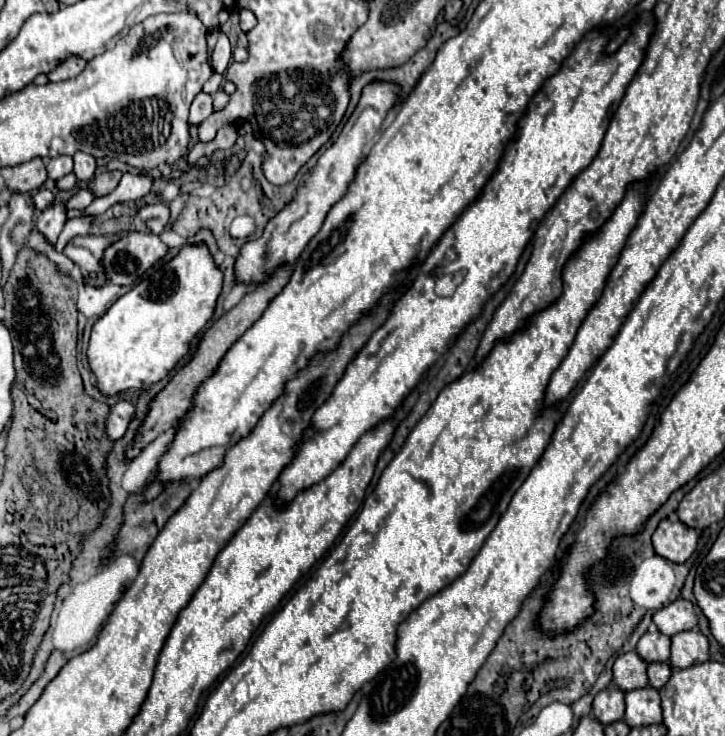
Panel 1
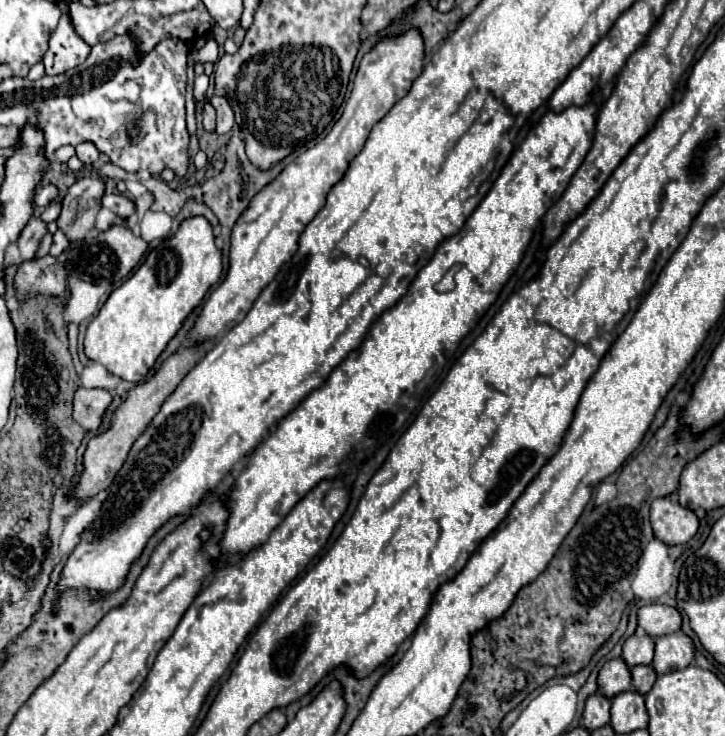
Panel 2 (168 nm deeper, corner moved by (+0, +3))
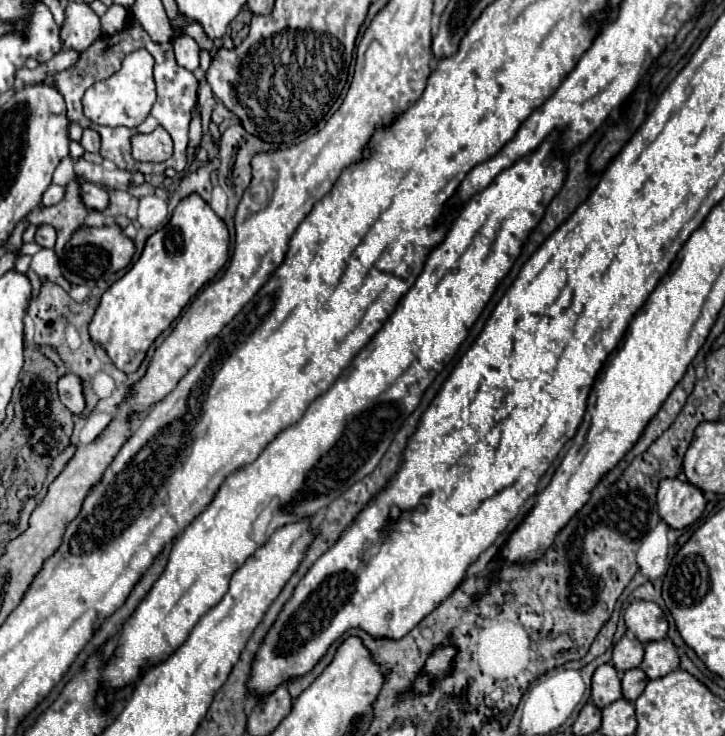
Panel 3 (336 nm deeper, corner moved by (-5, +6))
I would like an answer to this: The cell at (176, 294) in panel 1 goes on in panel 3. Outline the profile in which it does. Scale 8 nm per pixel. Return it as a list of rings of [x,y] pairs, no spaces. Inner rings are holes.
[[[190,195],[180,201],[170,223],[146,241],[140,259],[102,295],[90,323],[90,339],[108,353],[122,373],[138,371],[150,345],[224,267],[228,261],[228,243],[230,239],[224,221],[202,197]]]

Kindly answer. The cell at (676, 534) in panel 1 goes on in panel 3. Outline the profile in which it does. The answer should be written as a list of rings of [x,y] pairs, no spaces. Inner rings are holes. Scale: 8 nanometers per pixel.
[[[662,479],[658,487],[658,515],[672,529],[686,529],[696,523],[706,507],[702,491],[680,479]]]

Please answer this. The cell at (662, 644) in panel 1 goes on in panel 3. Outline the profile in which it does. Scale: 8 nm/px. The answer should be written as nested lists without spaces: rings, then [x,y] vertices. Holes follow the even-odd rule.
[[[624,635],[616,645],[612,653],[612,663],[618,671],[628,671],[634,667],[640,667],[644,659],[644,645],[636,637]]]

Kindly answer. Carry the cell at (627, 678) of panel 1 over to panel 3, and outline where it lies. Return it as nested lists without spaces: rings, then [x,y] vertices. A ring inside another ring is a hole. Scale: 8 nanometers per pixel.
[[[604,663],[594,671],[592,699],[594,699],[596,707],[600,707],[600,709],[604,709],[606,705],[622,699],[620,673],[616,671],[616,667],[612,667],[612,663]]]

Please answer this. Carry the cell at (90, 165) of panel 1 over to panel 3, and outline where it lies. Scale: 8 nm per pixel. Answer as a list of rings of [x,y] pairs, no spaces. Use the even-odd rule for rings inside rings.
[[[84,129],[80,145],[90,153],[100,153],[100,135],[94,129]]]

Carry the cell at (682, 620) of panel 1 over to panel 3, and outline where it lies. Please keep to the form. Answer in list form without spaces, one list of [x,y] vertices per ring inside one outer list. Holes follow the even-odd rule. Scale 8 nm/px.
[[[636,601],[624,613],[628,631],[632,631],[642,643],[658,641],[668,635],[668,621],[664,609],[652,601]]]

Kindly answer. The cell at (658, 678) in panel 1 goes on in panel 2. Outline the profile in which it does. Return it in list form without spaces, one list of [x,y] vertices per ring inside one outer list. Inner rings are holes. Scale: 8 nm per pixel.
[[[633,666],[631,668],[631,682],[639,694],[647,694],[651,690],[651,686],[655,684],[655,680],[657,680],[657,674],[655,674],[655,670],[651,670],[651,666]]]

